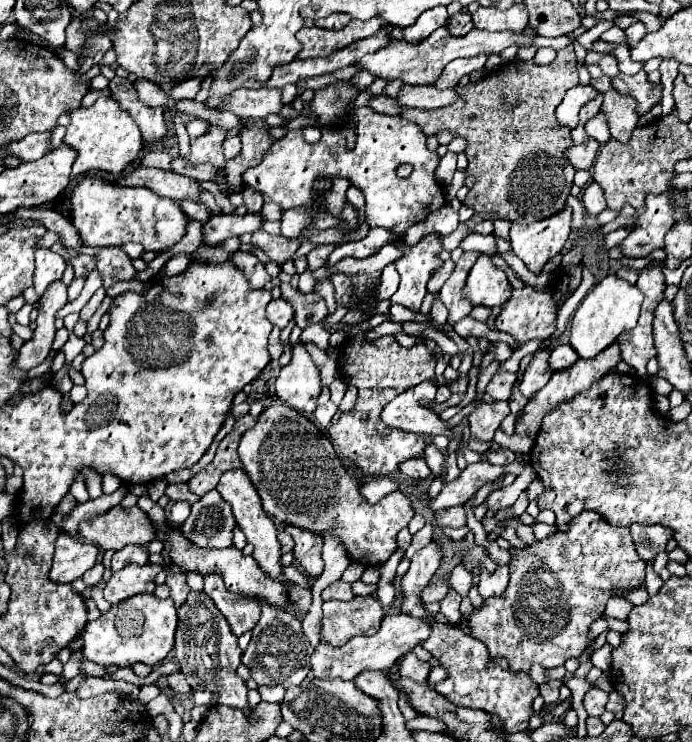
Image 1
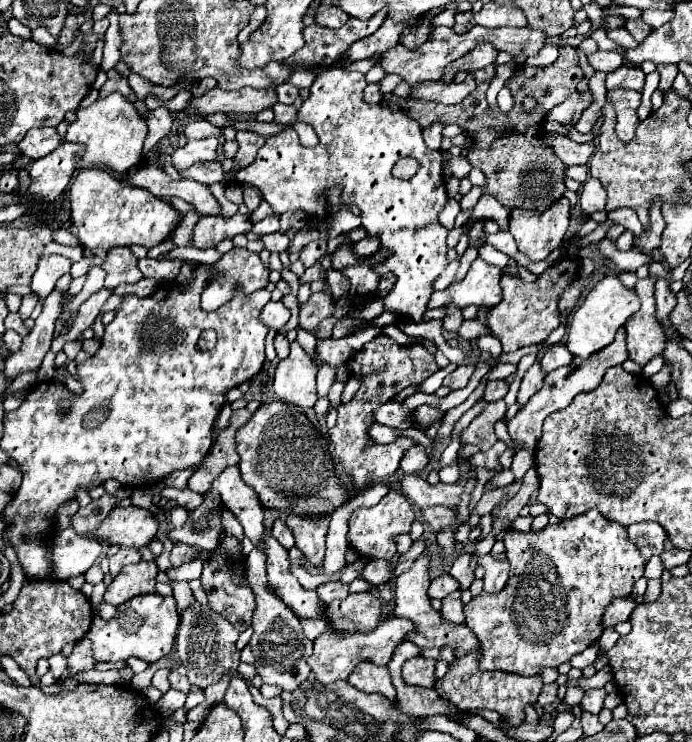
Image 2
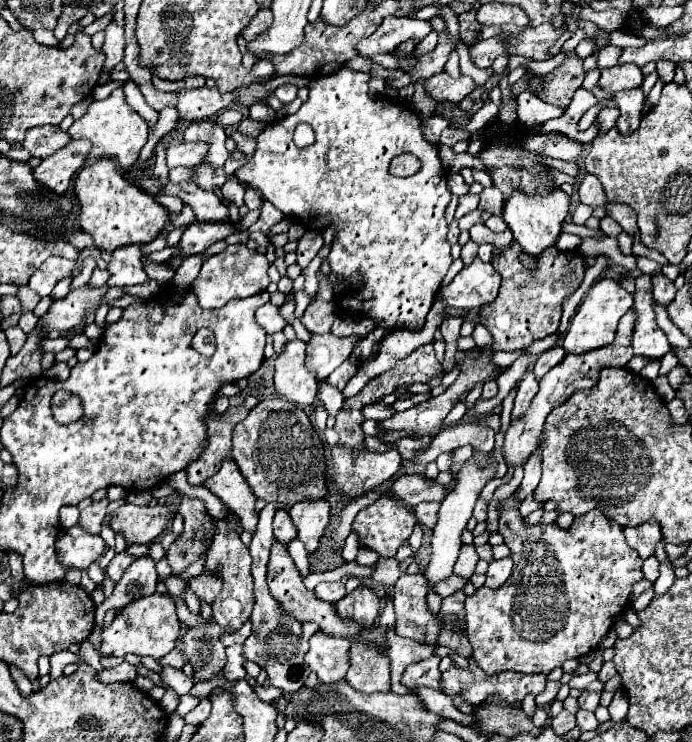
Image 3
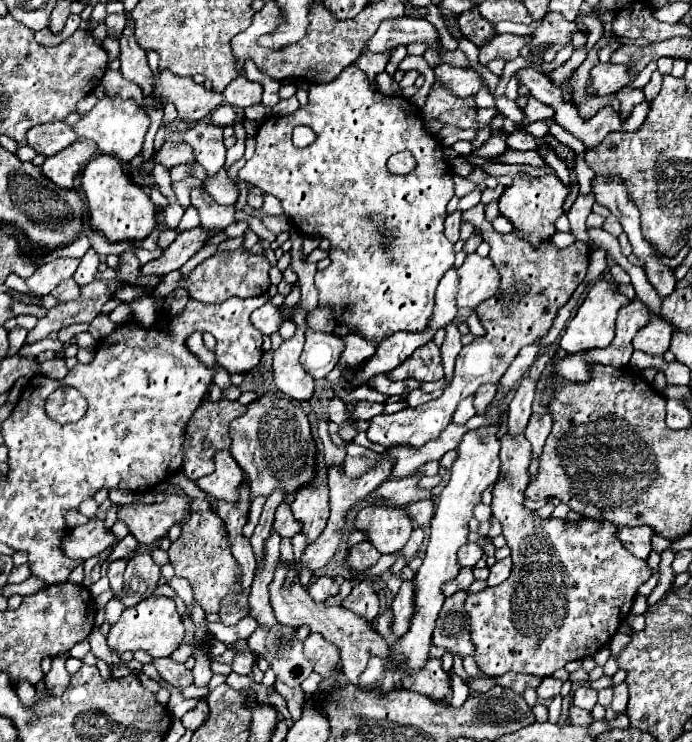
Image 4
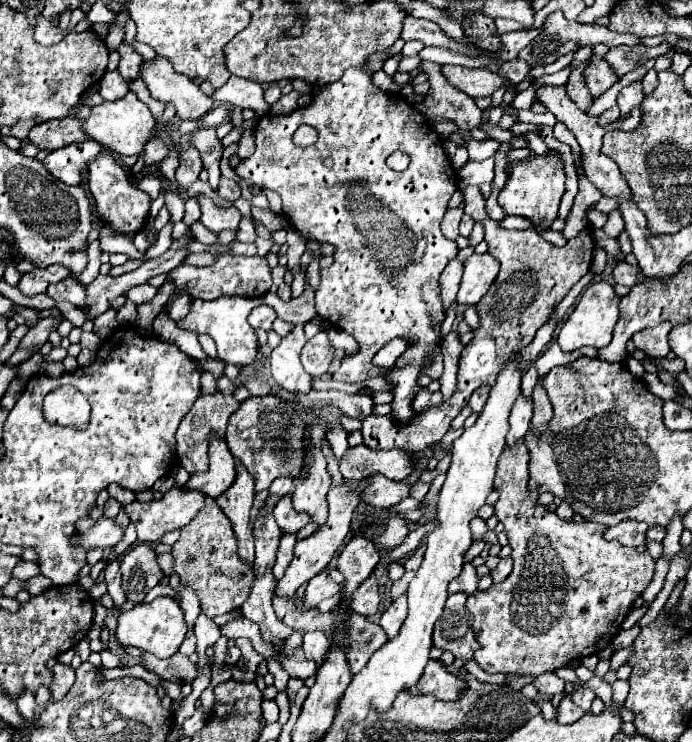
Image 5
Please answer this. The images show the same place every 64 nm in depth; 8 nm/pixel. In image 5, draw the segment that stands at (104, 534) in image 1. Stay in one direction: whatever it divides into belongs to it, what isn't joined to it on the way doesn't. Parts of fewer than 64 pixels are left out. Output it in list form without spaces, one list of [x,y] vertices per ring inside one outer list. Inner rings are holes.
[[[178,486],[164,492],[160,500],[132,502],[126,506],[130,520],[136,526],[140,542],[158,542],[162,534],[184,528],[200,508],[204,508],[204,494],[196,490],[182,490]]]

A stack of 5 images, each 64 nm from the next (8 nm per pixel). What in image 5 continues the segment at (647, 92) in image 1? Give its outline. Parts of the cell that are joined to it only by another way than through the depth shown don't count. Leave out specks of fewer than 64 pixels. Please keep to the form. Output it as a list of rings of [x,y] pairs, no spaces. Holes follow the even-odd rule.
[[[596,54],[590,56],[588,66],[584,68],[584,82],[590,90],[592,96],[600,96],[604,94],[614,82],[618,82],[618,76],[610,70],[610,66],[606,64],[604,58],[598,58]]]

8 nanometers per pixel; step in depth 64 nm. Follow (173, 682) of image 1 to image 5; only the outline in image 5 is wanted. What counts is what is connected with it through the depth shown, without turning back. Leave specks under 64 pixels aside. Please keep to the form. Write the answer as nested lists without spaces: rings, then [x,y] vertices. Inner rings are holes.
[[[146,652],[146,654],[142,654],[140,664],[148,672],[154,672],[154,674],[162,676],[168,682],[178,682],[178,684],[192,682],[198,676],[198,670],[200,670],[196,662],[192,662],[186,654],[180,654],[180,652],[176,652],[170,658],[164,658],[164,660]]]

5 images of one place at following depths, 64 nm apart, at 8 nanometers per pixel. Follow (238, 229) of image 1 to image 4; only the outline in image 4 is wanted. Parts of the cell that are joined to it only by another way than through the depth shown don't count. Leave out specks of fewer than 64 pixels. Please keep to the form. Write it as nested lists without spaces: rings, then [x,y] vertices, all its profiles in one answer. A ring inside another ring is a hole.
[[[192,228],[192,230],[186,230],[182,232],[164,252],[160,258],[156,260],[150,260],[148,264],[144,264],[140,268],[140,274],[142,276],[164,276],[176,268],[180,268],[182,264],[186,264],[202,246],[204,246],[204,240],[210,236],[212,232],[204,230],[204,228]]]

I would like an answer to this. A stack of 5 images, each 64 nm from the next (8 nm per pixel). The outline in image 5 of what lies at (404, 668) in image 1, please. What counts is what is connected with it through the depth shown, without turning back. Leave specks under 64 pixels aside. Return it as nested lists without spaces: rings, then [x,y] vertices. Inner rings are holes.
[[[430,660],[418,684],[408,688],[412,696],[430,694],[436,700],[452,700],[452,702],[460,700],[466,690],[468,690],[468,682],[454,674],[448,674],[438,660]]]

